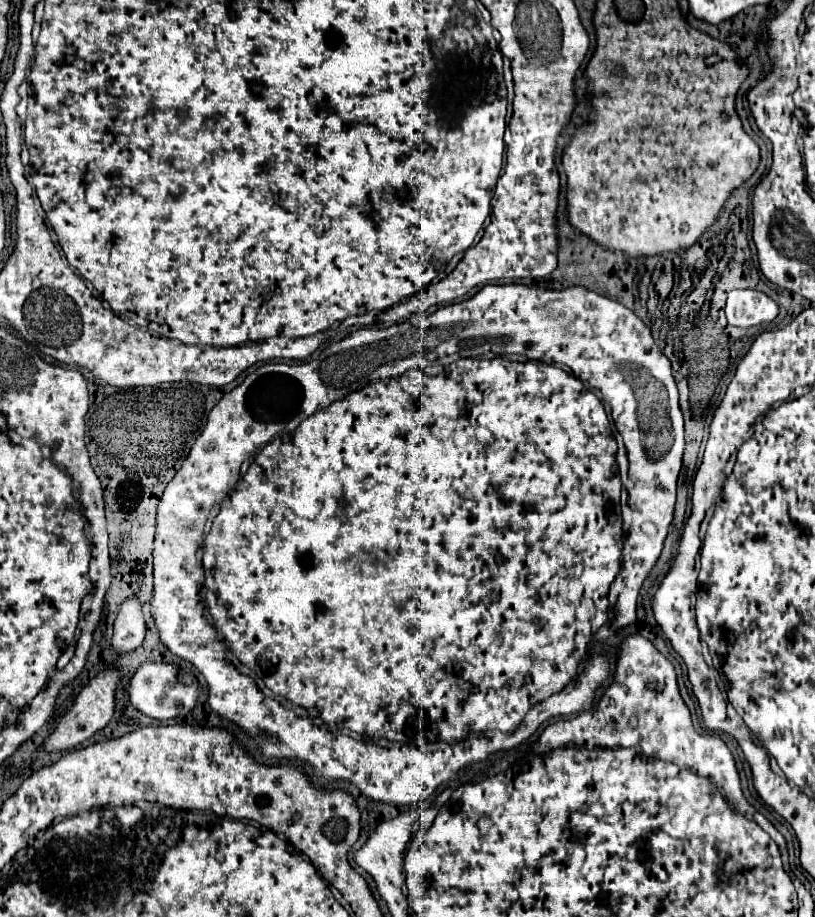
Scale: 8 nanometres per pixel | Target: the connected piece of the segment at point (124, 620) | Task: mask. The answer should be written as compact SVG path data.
M127 600L121 604L121 610L117 614L111 648L115 650L117 656L121 656L137 650L143 638L145 638L145 620L141 604L137 600Z

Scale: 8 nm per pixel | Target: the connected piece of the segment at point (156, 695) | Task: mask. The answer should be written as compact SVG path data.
M155 662L141 664L129 684L131 706L143 712L145 716L163 720L163 722L175 716L185 716L197 704L197 684L181 686L177 682L177 674L179 674L179 668L175 664L155 664Z

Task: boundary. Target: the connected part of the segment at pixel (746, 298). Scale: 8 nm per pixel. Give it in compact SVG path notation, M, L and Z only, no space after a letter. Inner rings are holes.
M733 290L729 292L725 314L729 324L751 328L757 324L773 322L779 314L777 304L757 290Z

